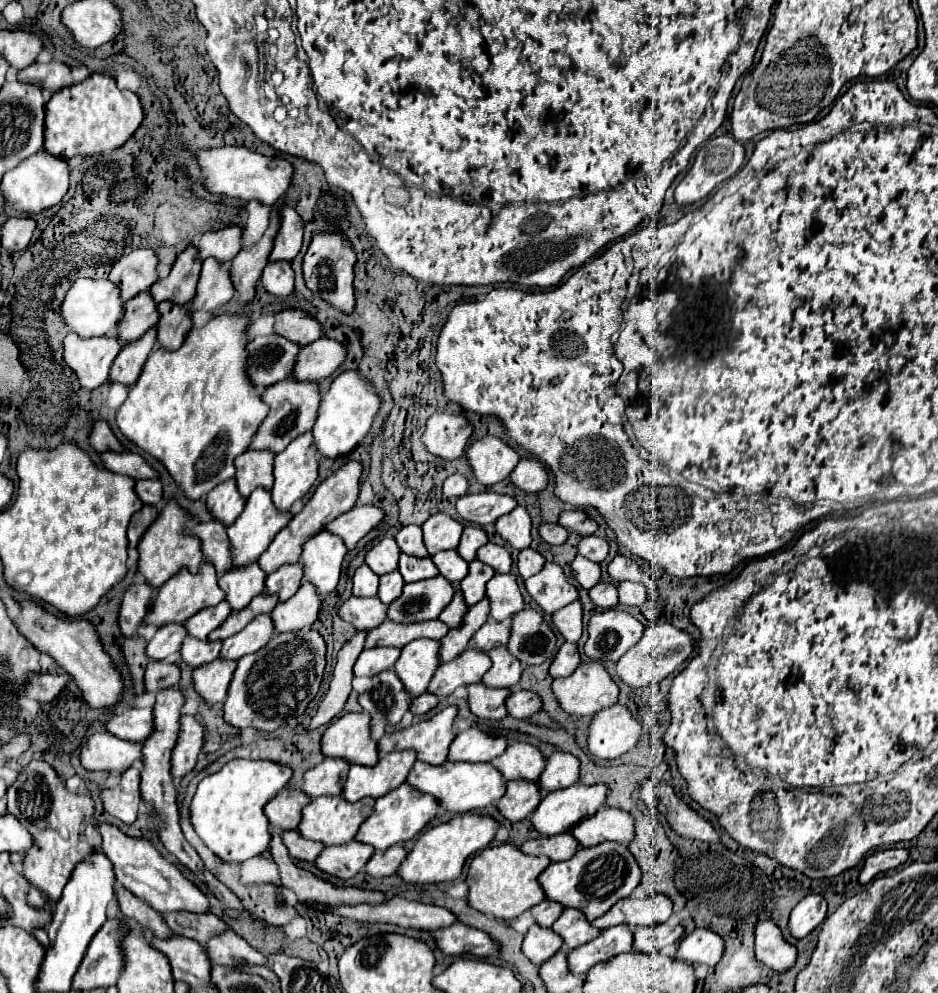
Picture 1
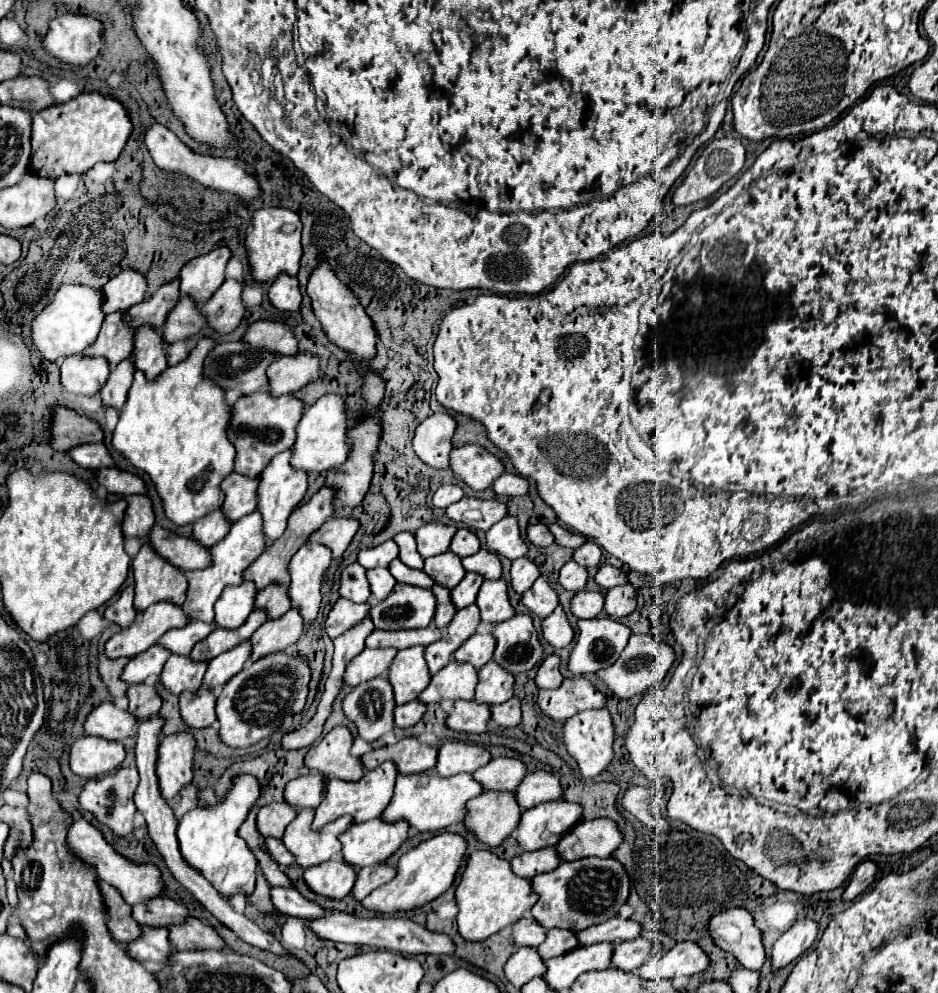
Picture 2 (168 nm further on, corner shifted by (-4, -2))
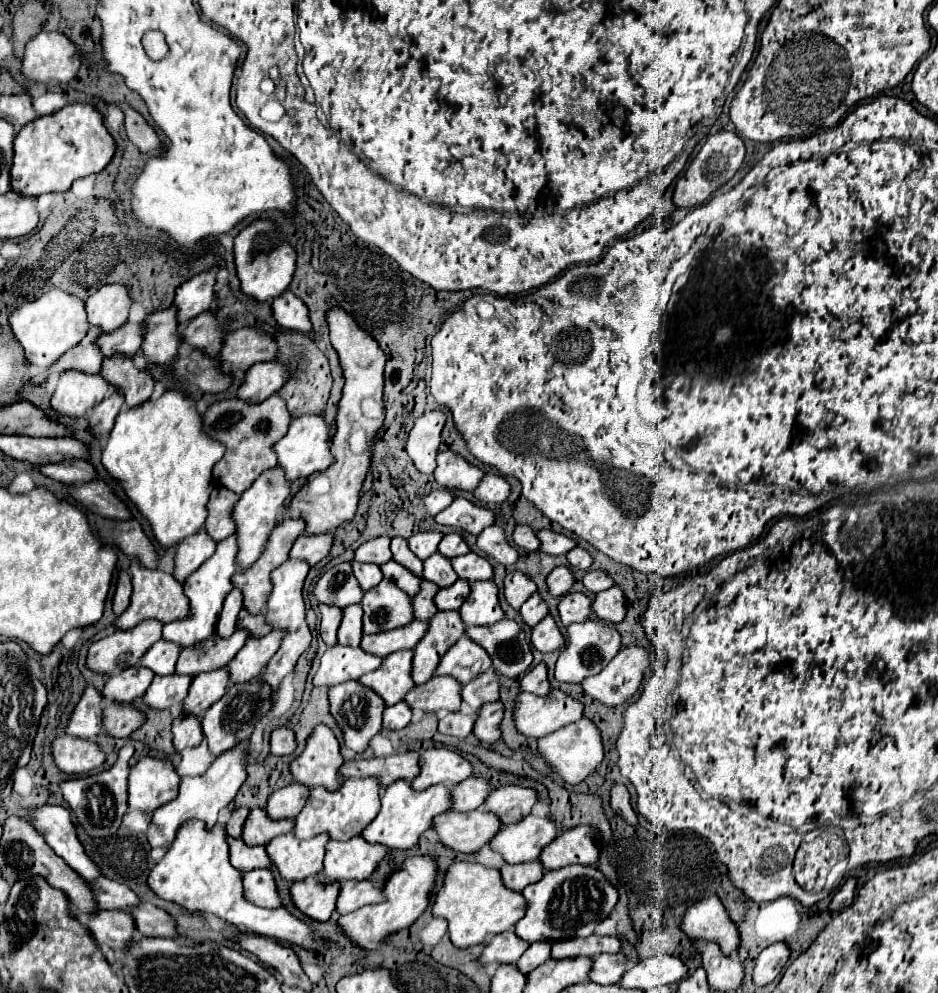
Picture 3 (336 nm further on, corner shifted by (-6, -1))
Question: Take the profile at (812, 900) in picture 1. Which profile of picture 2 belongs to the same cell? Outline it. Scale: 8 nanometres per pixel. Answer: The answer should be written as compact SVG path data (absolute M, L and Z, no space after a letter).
M798 920L794 928L784 932L772 946L770 952L770 970L776 972L804 954L816 940L818 924L814 920Z

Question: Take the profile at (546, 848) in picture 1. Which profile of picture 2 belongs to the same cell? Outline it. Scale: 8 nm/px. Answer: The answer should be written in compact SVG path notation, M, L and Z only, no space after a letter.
M542 848L542 850L520 854L520 856L512 858L510 866L512 866L512 870L518 876L522 876L522 878L534 878L536 874L550 872L550 870L558 868L560 862L562 860L558 858L556 848Z

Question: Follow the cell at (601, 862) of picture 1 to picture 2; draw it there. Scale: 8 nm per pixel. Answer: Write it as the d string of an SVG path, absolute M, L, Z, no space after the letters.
M584 858L578 862L562 862L556 870L544 872L532 878L532 890L538 894L538 902L532 908L532 918L542 928L586 930L614 918L620 906L628 898L628 874L616 858Z

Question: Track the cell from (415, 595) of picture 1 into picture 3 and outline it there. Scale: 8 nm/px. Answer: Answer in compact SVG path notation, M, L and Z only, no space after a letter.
M384 579L378 587L364 593L362 609L364 633L390 631L414 621L412 597L390 579Z

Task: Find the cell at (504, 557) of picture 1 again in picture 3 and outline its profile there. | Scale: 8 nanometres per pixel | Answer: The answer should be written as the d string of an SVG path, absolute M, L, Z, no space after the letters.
M472 551L466 553L466 555L454 557L452 567L454 567L454 571L458 573L460 579L466 579L470 583L486 581L486 579L492 579L492 575L494 575L490 561L482 555L478 555L478 553L472 553Z

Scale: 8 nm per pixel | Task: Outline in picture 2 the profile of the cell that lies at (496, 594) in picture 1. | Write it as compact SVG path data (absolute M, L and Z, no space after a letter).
M484 580L476 598L482 622L498 624L514 616L514 608L508 600L508 586L504 580Z

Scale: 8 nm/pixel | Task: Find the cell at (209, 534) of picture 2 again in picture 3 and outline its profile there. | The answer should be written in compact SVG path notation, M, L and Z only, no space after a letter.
M200 529L196 535L190 535L178 545L176 557L174 557L174 577L182 583L192 571L196 571L212 553L216 551L216 543L212 537Z

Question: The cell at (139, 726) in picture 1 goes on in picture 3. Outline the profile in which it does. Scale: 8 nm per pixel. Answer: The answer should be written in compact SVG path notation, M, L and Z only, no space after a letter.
M86 687L80 703L76 705L66 733L74 737L96 737L104 731L104 719L102 719L102 695L96 687Z

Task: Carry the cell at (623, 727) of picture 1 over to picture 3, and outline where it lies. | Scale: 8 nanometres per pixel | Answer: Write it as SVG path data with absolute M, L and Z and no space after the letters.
M578 719L542 739L538 739L538 751L546 757L546 761L562 775L562 779L570 785L582 783L604 759L604 747L602 747L602 735L600 729L592 719Z

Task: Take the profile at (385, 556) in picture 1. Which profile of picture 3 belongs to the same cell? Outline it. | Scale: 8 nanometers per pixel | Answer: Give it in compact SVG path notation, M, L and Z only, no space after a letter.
M380 537L380 539L372 539L366 541L364 545L360 545L356 549L356 561L360 563L374 563L374 565L384 565L392 559L392 551L390 551L390 537Z

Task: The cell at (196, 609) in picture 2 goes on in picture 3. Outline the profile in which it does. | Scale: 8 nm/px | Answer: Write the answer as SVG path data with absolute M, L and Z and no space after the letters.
M230 535L228 539L220 541L218 547L216 547L216 553L208 561L204 561L184 581L184 595L190 601L190 613L188 613L186 619L166 623L164 631L162 631L162 639L174 641L180 647L188 647L188 645L194 645L196 641L202 641L202 639L208 639L208 637L214 635L214 625L216 625L216 619L218 619L218 615L222 611L224 597L234 589L230 579L232 579L234 573L244 571L244 567L236 561L236 557L238 557L238 541L236 541L236 535Z

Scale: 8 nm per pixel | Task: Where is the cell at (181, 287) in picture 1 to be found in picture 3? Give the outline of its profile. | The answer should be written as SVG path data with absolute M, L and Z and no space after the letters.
M124 323L122 327L118 327L116 331L104 333L98 337L96 345L102 349L102 353L108 357L112 353L124 353L124 355L136 355L142 339L144 339L144 323Z

